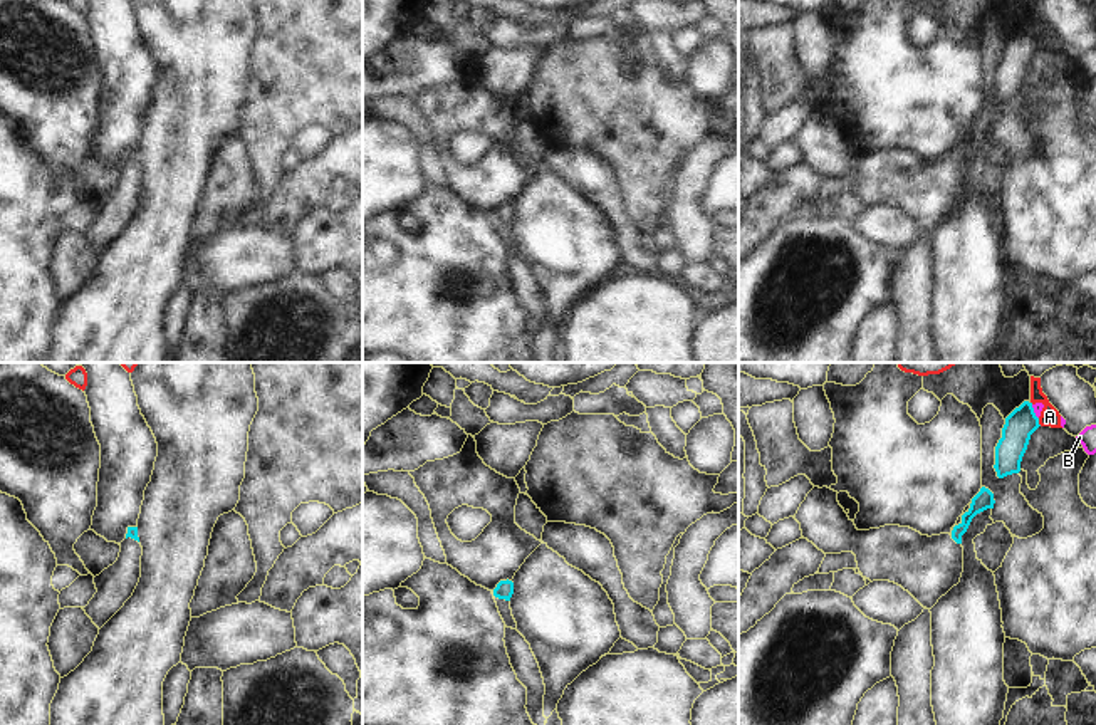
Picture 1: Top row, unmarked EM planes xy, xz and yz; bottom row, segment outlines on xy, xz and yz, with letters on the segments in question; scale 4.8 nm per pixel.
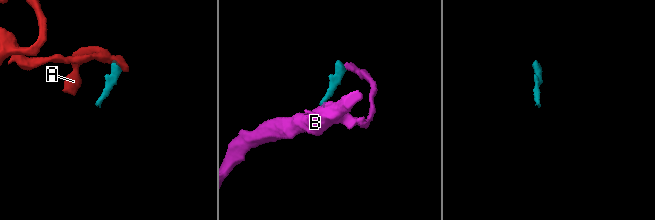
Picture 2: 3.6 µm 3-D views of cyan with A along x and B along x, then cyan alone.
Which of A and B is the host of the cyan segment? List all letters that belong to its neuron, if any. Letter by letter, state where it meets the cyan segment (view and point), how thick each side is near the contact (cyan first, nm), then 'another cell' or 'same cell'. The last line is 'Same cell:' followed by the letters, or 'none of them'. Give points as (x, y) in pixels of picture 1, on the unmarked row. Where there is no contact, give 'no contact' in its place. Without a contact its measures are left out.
A: meets cyan in yz at (1038, 46); 150 nm thick on the cyan side, 100 nm on the other; another cell
B: meets cyan in yz at (1033, 36); 150 nm thick on the cyan side, 50 nm on the other; another cell
Same cell: none of them

